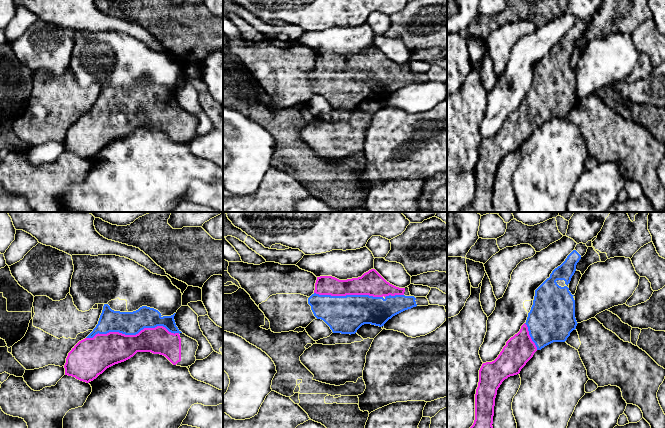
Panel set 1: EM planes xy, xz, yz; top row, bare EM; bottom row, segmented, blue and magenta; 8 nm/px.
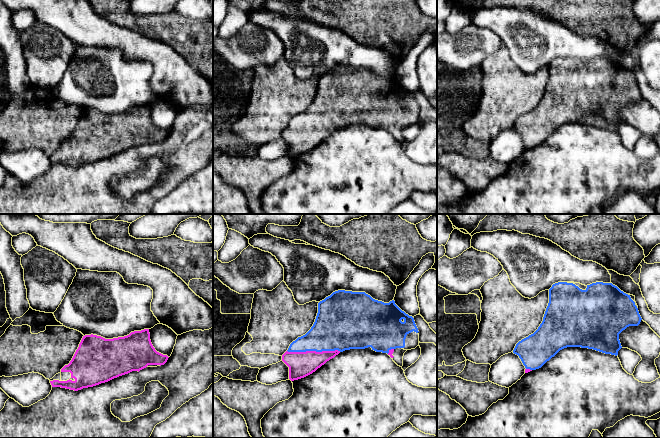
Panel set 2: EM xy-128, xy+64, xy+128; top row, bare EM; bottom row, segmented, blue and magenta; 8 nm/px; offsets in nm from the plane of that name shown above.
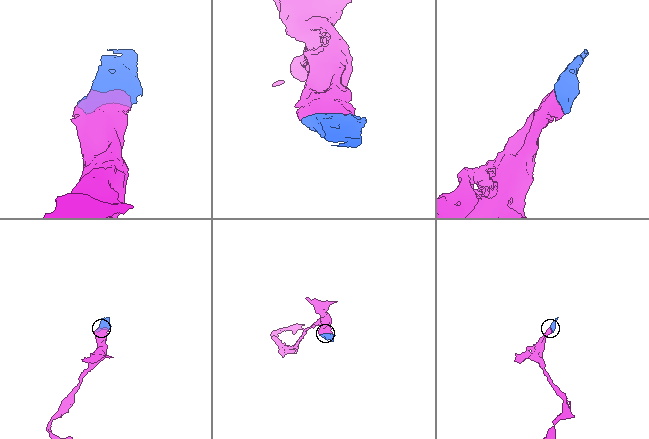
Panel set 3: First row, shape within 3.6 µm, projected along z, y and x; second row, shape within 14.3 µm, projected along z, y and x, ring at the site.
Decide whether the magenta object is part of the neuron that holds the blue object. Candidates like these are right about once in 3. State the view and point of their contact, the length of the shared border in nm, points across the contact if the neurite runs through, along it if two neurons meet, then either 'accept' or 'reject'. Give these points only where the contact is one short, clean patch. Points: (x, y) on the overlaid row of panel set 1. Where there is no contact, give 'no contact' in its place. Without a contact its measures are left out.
meets blue in xy at (132, 334); contact 750 nm long; accept

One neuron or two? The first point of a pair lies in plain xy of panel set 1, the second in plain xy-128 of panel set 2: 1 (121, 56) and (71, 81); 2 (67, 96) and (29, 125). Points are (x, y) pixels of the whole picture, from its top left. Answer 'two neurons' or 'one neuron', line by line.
1: one neuron
2: one neuron

